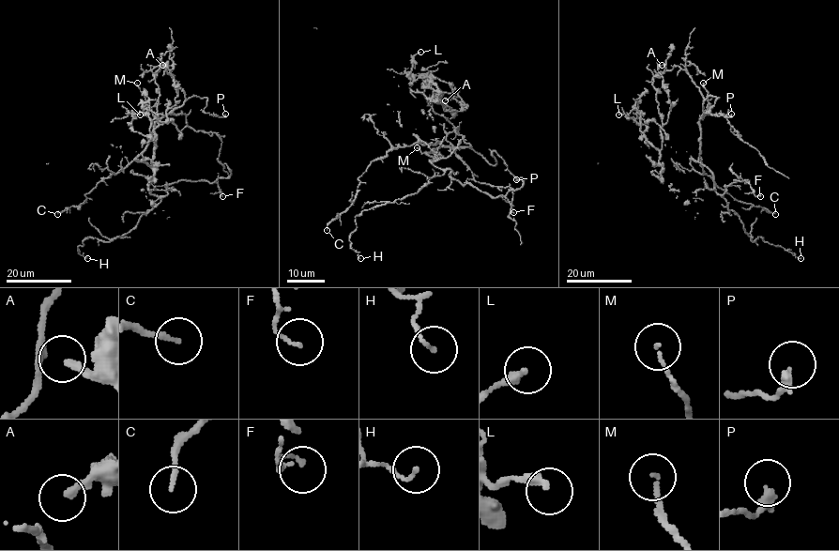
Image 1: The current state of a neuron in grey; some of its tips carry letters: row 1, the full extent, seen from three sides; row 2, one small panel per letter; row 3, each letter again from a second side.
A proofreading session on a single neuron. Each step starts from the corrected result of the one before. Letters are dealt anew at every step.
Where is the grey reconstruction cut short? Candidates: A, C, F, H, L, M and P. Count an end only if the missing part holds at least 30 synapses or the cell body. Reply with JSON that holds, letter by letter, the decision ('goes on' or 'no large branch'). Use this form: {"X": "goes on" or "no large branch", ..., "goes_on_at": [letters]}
{"A": "no large branch", "C": "no large branch", "F": "no large branch", "H": "no large branch", "L": "no large branch", "M": "no large branch", "P": "no large branch", "goes_on_at": []}

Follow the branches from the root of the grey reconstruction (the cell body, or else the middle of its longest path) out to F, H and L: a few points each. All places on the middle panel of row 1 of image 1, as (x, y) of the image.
F: (454, 147), (417, 143), (428, 145), (435, 166), (450, 169), (463, 184), (504, 195), (513, 212)
H: (454, 147), (417, 143), (444, 173), (356, 217), (349, 240), (360, 258)
L: (454, 147), (471, 148), (434, 111), (438, 89), (428, 77), (410, 82), (412, 59), (420, 52)

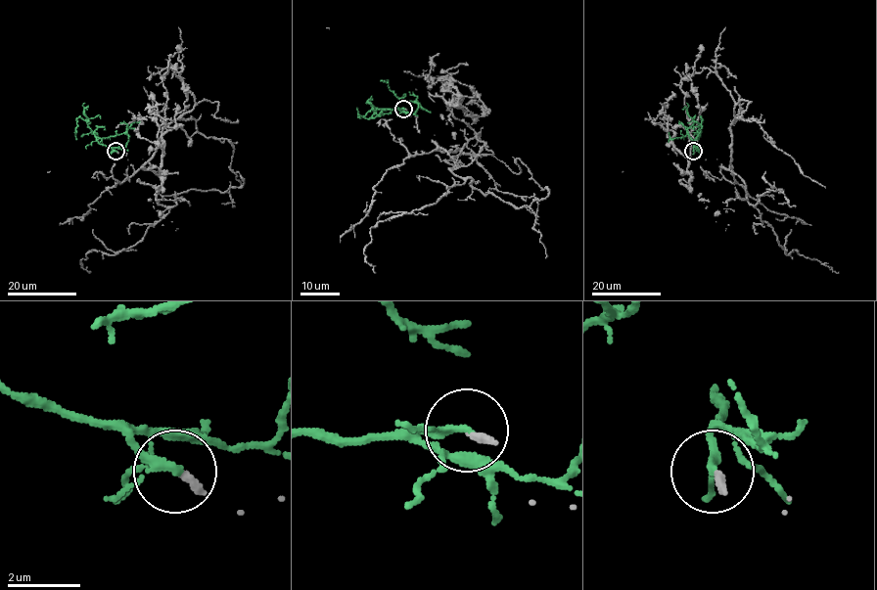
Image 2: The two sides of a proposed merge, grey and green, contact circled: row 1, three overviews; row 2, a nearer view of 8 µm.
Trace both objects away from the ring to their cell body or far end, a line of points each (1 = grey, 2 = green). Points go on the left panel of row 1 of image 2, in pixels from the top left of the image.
1: (115, 152), (128, 159), (121, 183), (190, 113), (180, 74), (159, 73), (167, 95), (153, 203), (175, 230)
2: (115, 152), (102, 145), (80, 117), (76, 121), (76, 139)

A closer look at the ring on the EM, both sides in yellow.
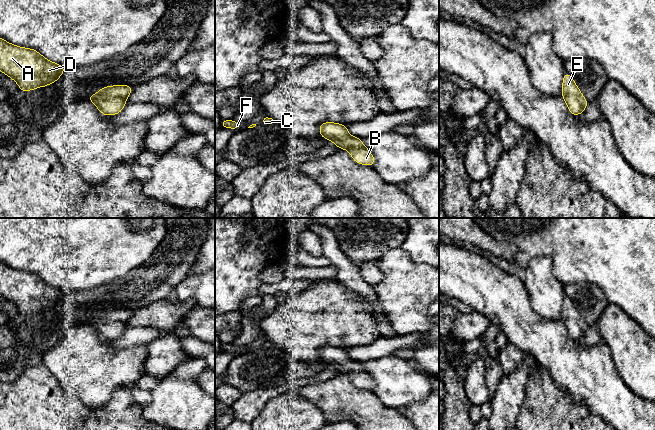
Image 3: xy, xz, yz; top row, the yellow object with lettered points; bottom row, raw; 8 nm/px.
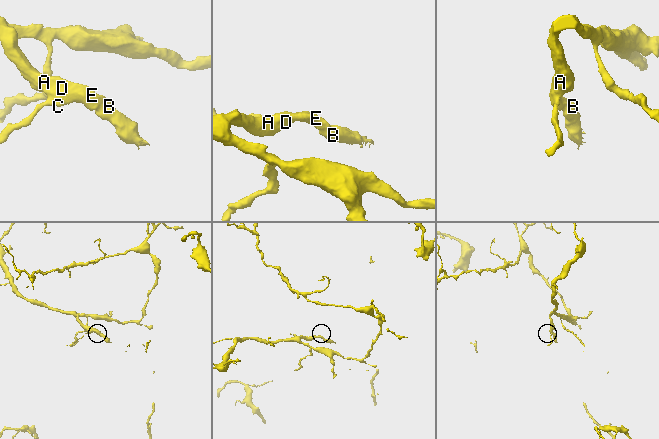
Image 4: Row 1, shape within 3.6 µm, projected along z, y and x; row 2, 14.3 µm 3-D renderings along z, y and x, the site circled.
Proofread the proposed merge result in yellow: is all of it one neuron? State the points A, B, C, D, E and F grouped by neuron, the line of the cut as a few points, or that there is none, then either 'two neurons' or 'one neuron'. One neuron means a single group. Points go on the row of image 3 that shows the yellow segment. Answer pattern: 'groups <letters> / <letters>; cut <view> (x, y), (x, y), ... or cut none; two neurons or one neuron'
groups A B C D E F; cut none; one neuron

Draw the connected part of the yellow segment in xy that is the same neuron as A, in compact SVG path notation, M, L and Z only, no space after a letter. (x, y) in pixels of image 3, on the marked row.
M0 38L0 71L26 92L56 82L65 67L47 60L35 49L19 47Z

